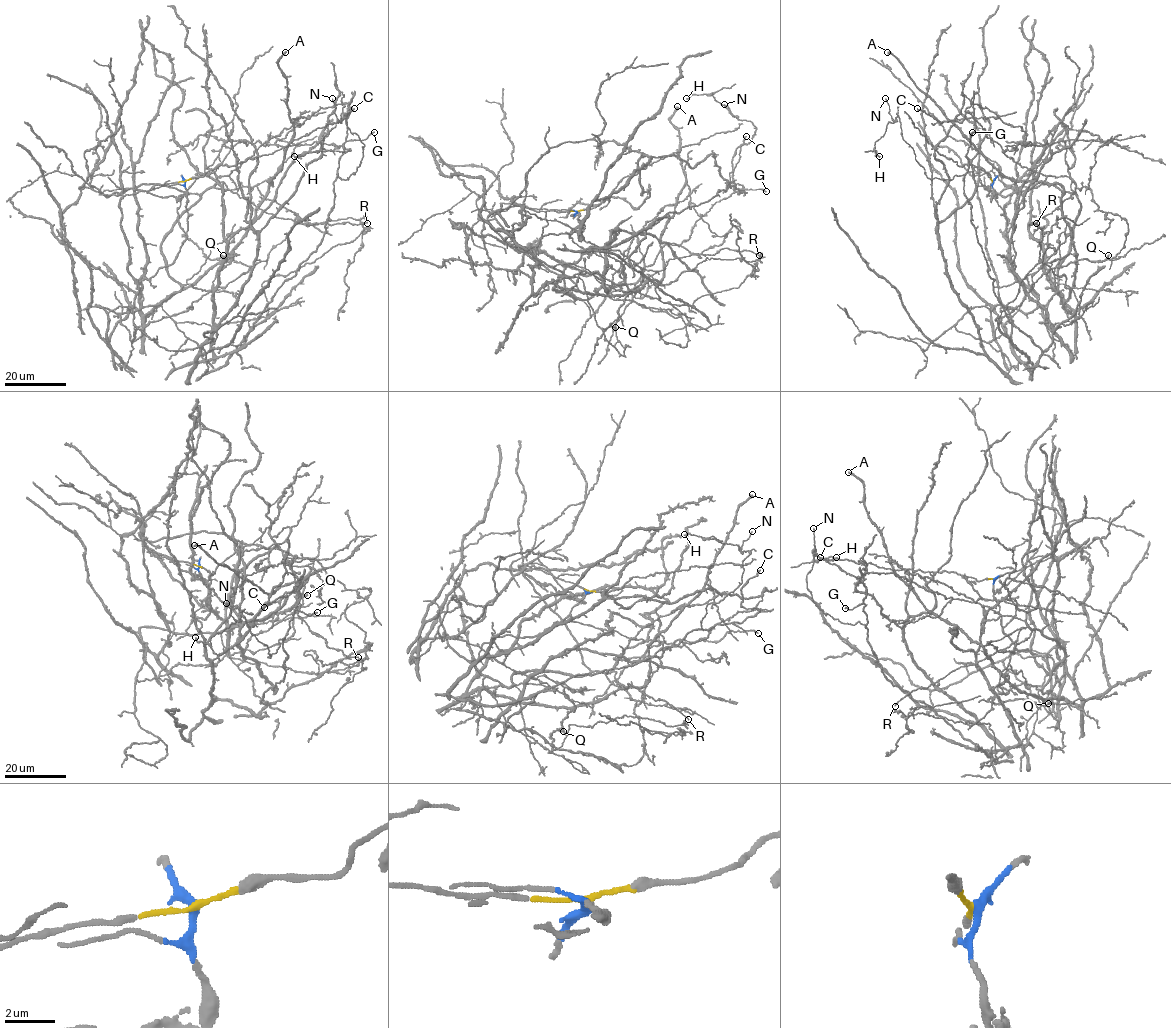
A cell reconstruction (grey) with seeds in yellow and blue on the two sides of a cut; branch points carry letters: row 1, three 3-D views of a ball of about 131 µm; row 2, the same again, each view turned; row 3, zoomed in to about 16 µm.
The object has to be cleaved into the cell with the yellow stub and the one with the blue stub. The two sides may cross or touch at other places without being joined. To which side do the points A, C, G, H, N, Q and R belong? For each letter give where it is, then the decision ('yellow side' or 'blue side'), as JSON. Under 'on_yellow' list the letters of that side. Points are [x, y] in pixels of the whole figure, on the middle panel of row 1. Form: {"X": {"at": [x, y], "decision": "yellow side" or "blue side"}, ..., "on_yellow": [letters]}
{"A": {"at": [677, 106], "decision": "blue side"}, "C": {"at": [746, 136], "decision": "blue side"}, "G": {"at": [766, 191], "decision": "blue side"}, "H": {"at": [686, 98], "decision": "blue side"}, "N": {"at": [724, 104], "decision": "blue side"}, "Q": {"at": [615, 327], "decision": "blue side"}, "R": {"at": [759, 255], "decision": "blue side"}, "on_yellow": []}

